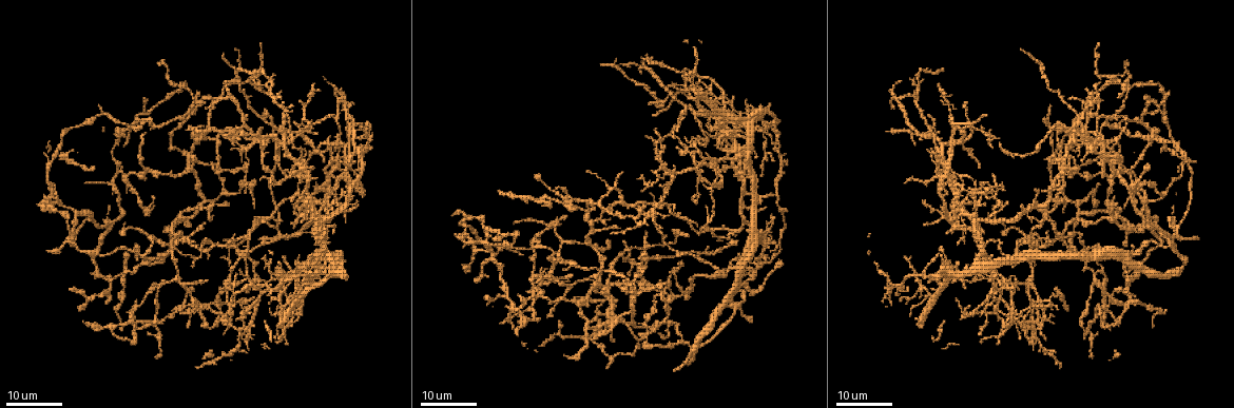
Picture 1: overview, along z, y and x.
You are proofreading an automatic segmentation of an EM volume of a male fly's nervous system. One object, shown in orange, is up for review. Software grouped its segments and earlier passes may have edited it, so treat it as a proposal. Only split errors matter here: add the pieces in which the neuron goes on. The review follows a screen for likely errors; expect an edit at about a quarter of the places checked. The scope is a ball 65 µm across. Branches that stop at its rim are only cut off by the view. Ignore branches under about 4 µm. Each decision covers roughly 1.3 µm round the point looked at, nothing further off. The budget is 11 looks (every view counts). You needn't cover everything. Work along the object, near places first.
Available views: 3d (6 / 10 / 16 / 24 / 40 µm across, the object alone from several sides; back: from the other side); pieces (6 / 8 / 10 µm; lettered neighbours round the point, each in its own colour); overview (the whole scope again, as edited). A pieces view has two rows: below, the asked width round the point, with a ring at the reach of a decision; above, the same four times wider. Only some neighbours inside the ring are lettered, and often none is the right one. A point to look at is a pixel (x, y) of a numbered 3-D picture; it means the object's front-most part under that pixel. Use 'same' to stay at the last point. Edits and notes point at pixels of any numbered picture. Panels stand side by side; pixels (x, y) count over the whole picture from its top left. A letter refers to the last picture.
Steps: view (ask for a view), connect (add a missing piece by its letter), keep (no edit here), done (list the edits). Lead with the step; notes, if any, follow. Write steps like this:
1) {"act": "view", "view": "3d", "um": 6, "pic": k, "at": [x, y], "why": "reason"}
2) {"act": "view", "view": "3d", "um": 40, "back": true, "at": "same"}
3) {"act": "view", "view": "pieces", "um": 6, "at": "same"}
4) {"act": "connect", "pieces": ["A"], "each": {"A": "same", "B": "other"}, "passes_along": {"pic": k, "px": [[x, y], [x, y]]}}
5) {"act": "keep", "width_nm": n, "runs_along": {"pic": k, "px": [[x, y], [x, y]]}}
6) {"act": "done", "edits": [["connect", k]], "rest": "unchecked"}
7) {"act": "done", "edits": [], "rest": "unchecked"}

{"act": "view", "view": "3d", "um": 16, "pic": 1, "at": [124, 261], "why": "free end"}

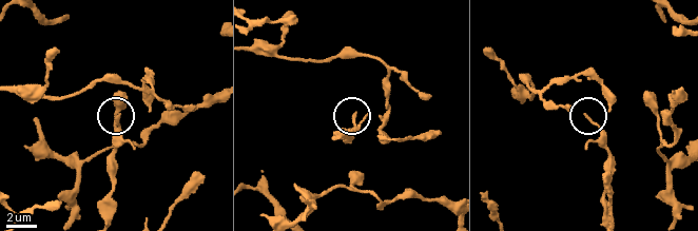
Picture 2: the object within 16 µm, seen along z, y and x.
{"act": "view", "view": "pieces", "um": 6, "pic": 2, "at": [116, 117], "why": "see the neighbours"}

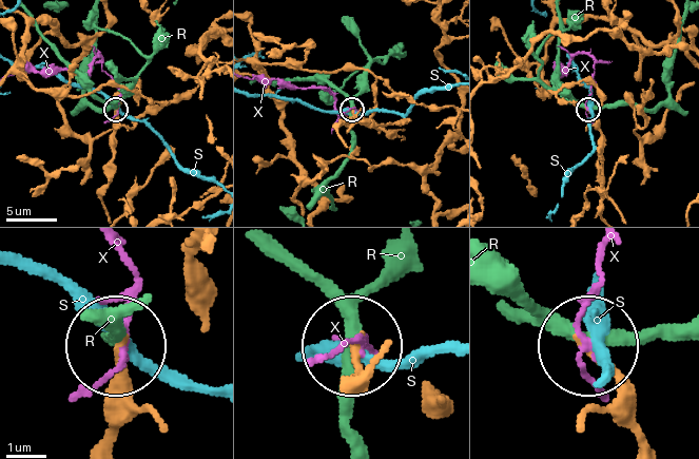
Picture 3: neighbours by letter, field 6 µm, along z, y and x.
{"act": "keep", "each": {"R": "other", "S": "other", "X": "other"}, "found": "none of them fits"}

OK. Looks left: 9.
{"act": "view", "view": "3d", "um": 24, "pic": 1, "at": [710, 128], "why": "branch stops here"}

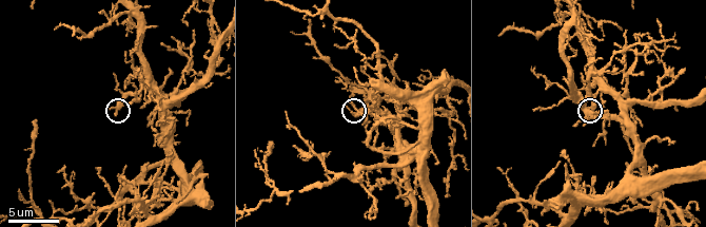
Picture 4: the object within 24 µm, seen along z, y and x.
{"act": "view", "view": "pieces", "um": 10, "pic": 4, "at": [115, 113]}

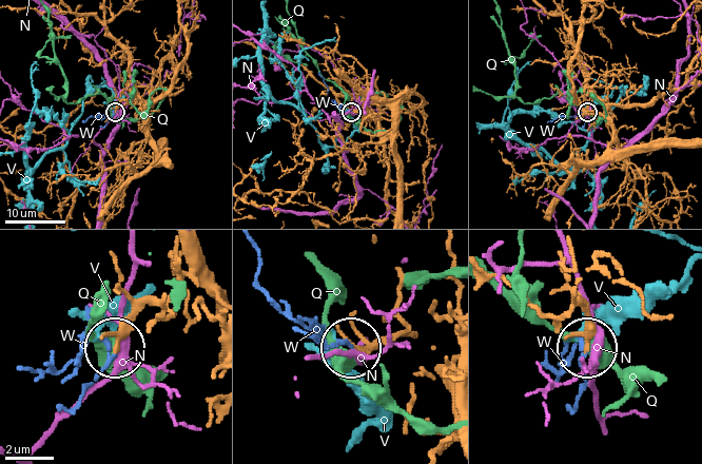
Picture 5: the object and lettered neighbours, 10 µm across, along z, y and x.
{"act": "connect", "pieces": ["W"], "each": {"N": "other", "Q": "other", "V": "other", "W": "same"}, "found": "the neuron continues"}

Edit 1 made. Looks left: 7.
{"act": "view", "view": "3d", "um": 24, "pic": 1, "at": [333, 115], "why": "branch stops here"}

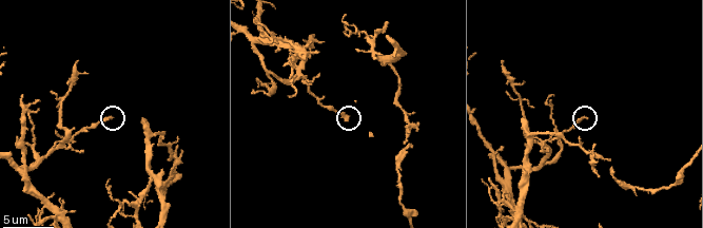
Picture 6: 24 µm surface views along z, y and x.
{"act": "view", "view": "pieces", "um": 10, "pic": 6, "at": [111, 117]}

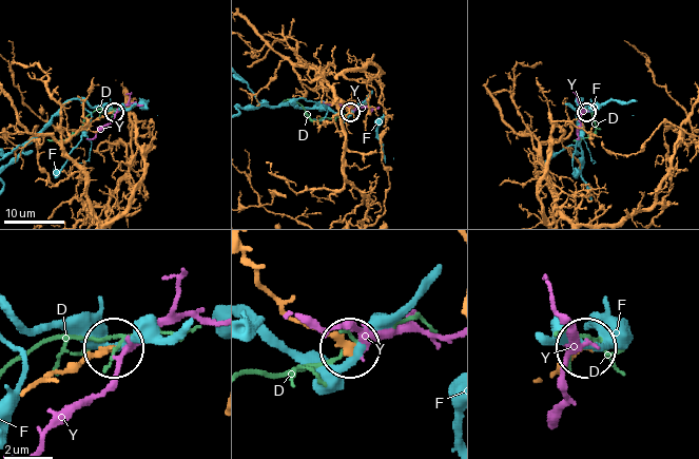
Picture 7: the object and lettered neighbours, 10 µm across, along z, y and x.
{"act": "keep", "each": {"D": "other", "F": "other", "Y": "other"}, "runs_along": {"pic": 7, "px": [[30, 390], [113, 348]]}, "found": "no lettered piece goes on from it"}

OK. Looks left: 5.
{"act": "view", "view": "3d", "um": 16, "pic": 1, "at": [209, 100], "why": "branch stops here"}

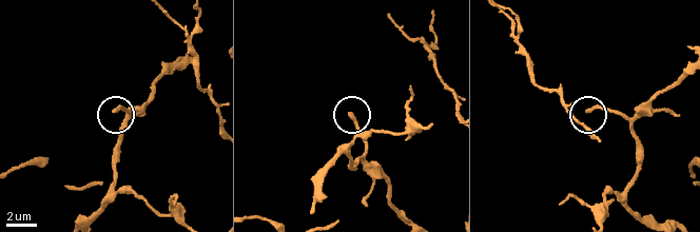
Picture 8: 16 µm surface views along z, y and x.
{"act": "view", "view": "3d", "um": 10, "pic": 8, "at": [590, 110]}

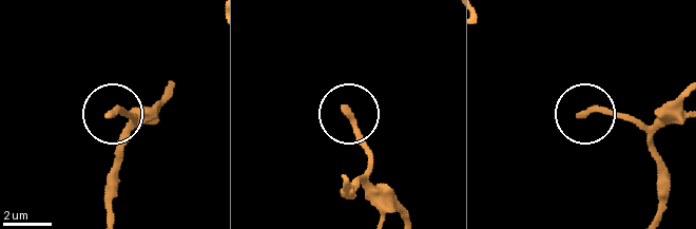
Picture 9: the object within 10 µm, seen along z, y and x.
{"act": "view", "view": "pieces", "um": 10, "pic": 9, "at": [579, 115]}

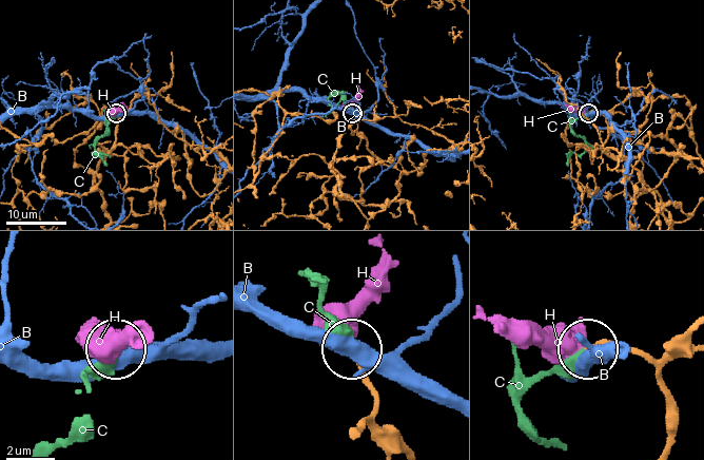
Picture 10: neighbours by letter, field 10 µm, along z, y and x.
{"act": "connect", "pieces": ["C"], "each": {"B": "other", "C": "same", "H": "other"}, "found": "the neuron continues"}

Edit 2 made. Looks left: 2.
{"act": "done", "edits": [["connect", 5], ["connect", 10]], "rest": "unchecked"}

